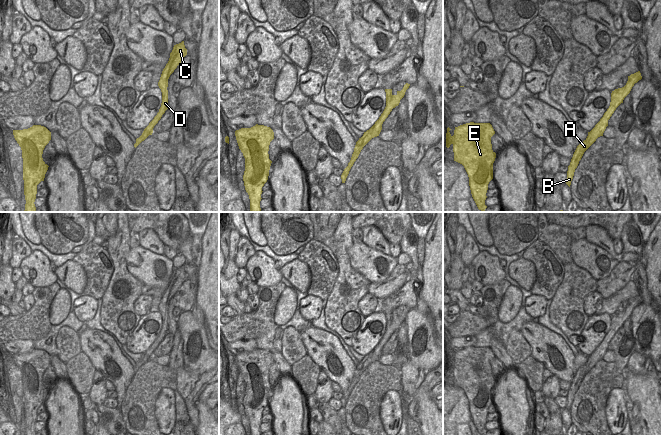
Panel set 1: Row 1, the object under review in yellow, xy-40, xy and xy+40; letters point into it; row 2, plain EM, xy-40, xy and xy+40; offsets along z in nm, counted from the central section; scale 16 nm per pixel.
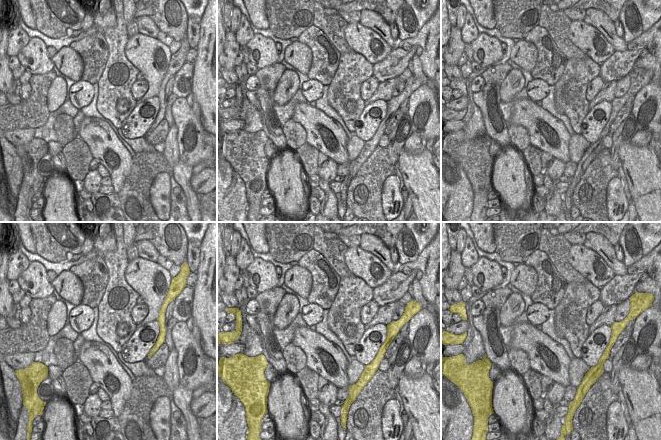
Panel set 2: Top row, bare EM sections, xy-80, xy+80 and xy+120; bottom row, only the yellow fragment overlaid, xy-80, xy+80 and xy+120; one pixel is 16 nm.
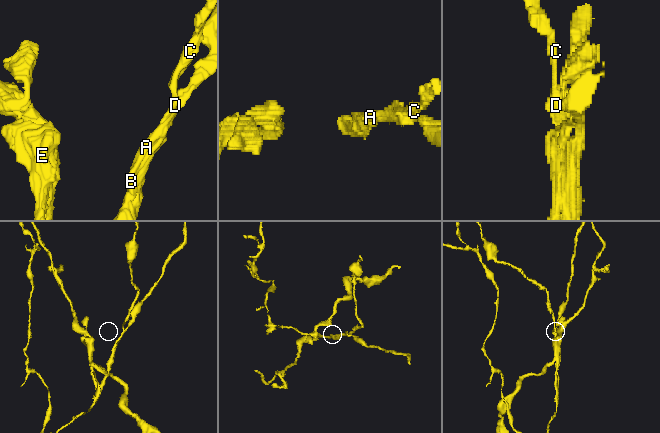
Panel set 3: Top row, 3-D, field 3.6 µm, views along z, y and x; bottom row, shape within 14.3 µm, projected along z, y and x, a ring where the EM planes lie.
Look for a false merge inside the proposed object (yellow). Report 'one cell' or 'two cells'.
two cells

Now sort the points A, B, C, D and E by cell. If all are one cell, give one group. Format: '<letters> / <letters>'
A B E / C D

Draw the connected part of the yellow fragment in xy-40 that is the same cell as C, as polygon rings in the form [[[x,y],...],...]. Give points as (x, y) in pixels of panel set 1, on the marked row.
[[[184,41],[179,44],[174,45],[172,52],[170,53],[170,58],[165,68],[162,71],[158,86],[162,92],[162,103],[159,112],[154,117],[154,119],[145,128],[146,132],[140,139],[139,143],[144,141],[150,134],[154,124],[158,119],[165,113],[168,109],[168,79],[170,75],[174,72],[177,66],[181,63],[182,59],[187,55],[187,49],[185,48]]]

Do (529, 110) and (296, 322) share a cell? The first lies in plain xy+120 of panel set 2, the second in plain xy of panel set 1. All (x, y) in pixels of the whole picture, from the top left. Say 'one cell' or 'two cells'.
two cells

